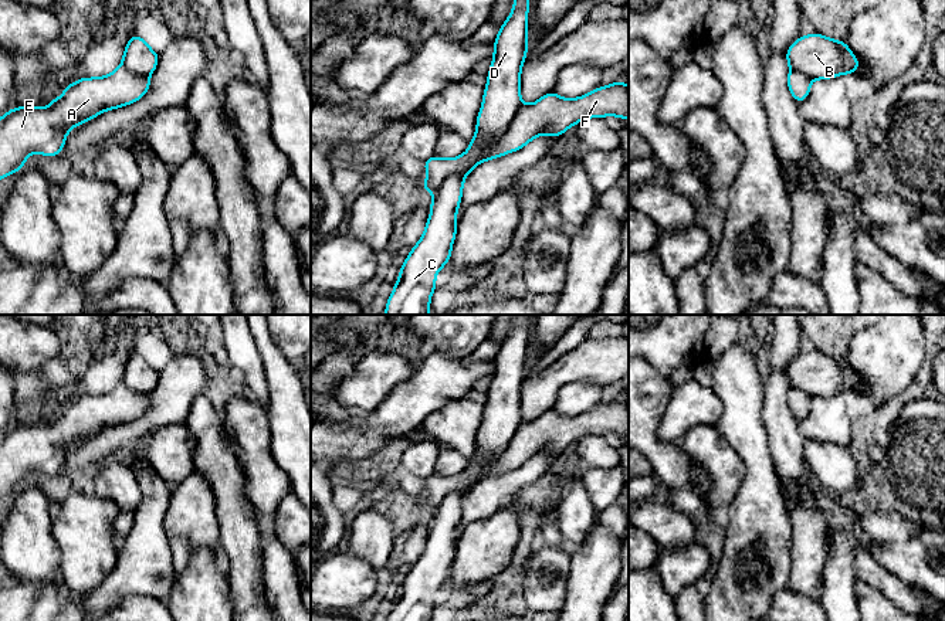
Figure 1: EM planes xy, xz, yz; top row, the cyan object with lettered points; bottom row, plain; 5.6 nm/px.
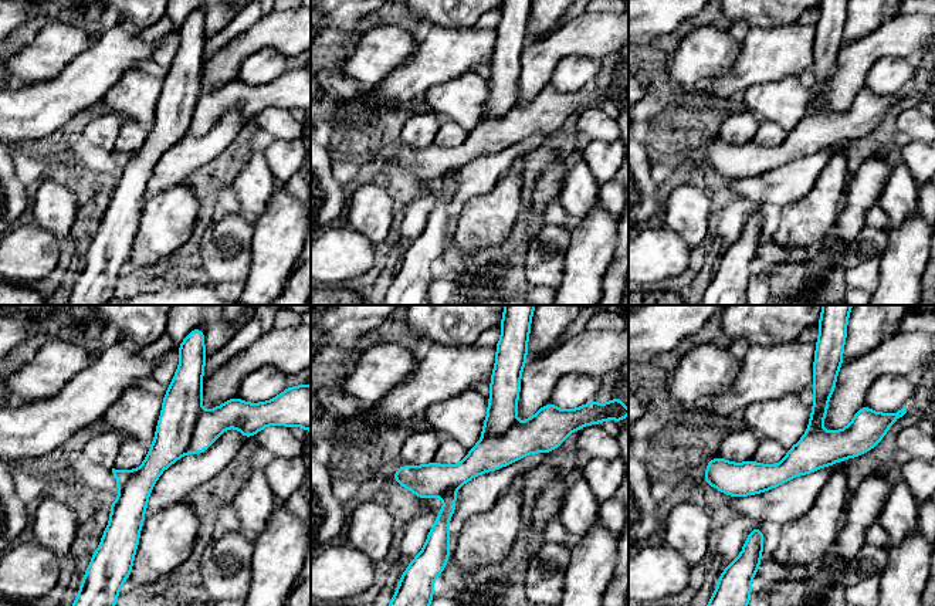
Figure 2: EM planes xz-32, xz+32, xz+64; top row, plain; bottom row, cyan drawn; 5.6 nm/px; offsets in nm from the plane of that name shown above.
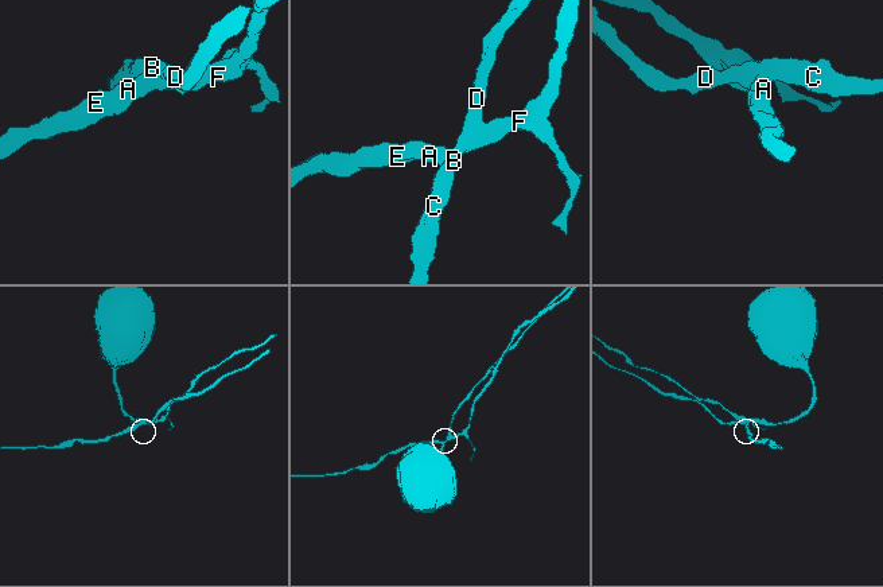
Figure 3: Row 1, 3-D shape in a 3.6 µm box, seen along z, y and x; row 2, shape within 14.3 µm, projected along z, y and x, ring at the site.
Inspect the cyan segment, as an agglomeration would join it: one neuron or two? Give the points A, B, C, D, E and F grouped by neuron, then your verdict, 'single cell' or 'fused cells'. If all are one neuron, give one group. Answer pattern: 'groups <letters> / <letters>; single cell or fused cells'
groups A E F / B C D; fused cells

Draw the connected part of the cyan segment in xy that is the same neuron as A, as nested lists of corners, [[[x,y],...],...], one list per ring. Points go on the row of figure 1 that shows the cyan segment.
[[[119,65],[109,75],[84,77],[68,84],[62,95],[44,109],[11,108],[0,118],[0,180],[17,173],[31,153],[58,156],[71,129],[105,111],[139,101],[149,88],[149,75]]]

